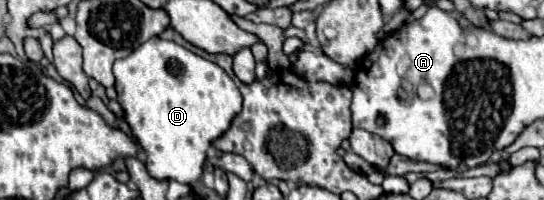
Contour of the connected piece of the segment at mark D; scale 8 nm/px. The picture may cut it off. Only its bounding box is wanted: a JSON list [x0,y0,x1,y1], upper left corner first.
[114,38,242,184]

